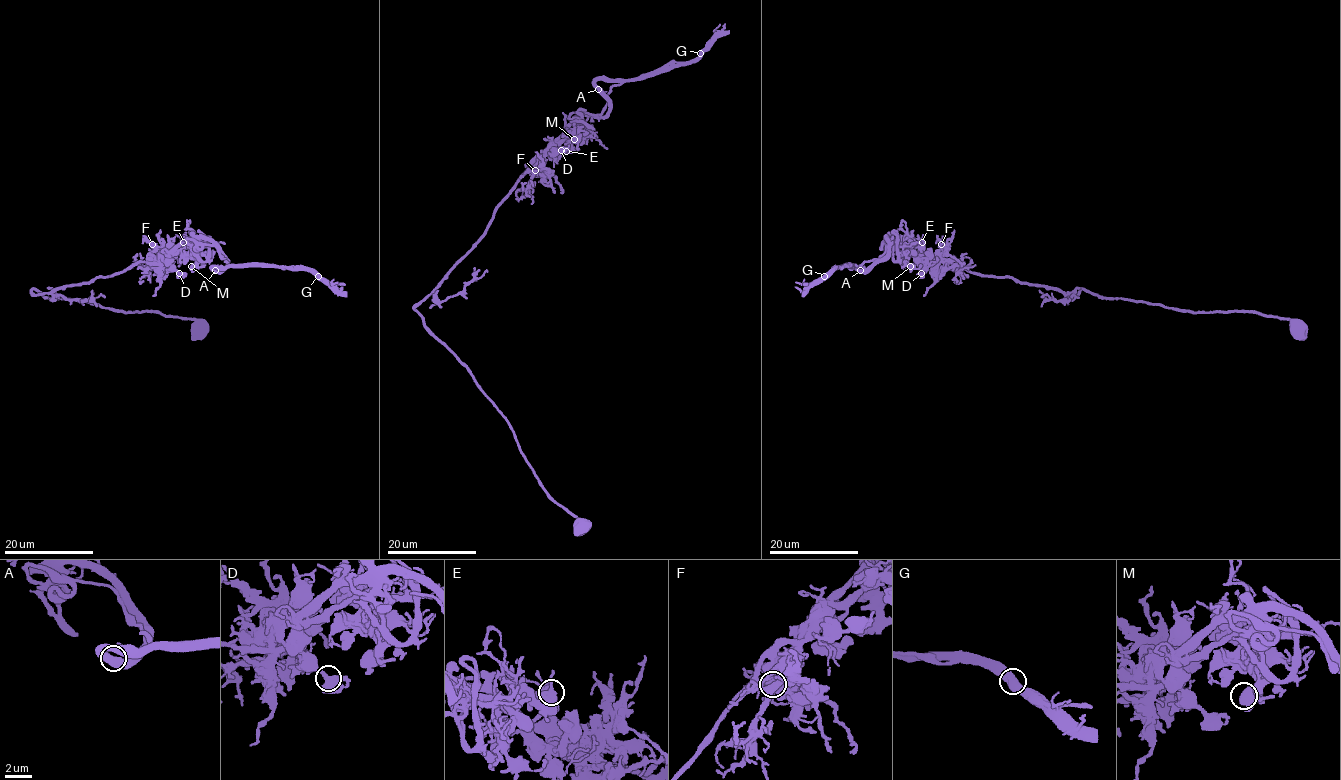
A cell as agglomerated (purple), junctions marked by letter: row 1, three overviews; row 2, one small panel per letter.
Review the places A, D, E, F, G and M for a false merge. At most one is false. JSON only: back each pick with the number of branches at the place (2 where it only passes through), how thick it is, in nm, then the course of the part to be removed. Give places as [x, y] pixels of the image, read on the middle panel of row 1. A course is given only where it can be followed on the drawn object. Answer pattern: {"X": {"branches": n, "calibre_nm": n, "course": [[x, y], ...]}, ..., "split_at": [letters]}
{"G": {"branches": 2, "calibre_nm": 600, "course": [[700, 53], [640, 79], [595, 82], [609, 112], [580, 115], [547, 149], [542, 167], [560, 193]]}, "split_at": ["G"]}

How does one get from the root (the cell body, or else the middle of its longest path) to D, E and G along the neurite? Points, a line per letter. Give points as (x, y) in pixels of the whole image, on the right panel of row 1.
D: (1296, 324), (1257, 312), (1189, 312), (1102, 299), (1082, 289), (1062, 293), (946, 261), (926, 262), (921, 273)
E: (1296, 324), (1257, 312), (1179, 311), (984, 276), (922, 261), (906, 245), (922, 242)
G: (1296, 324), (1062, 293), (922, 261), (899, 241), (825, 275)

